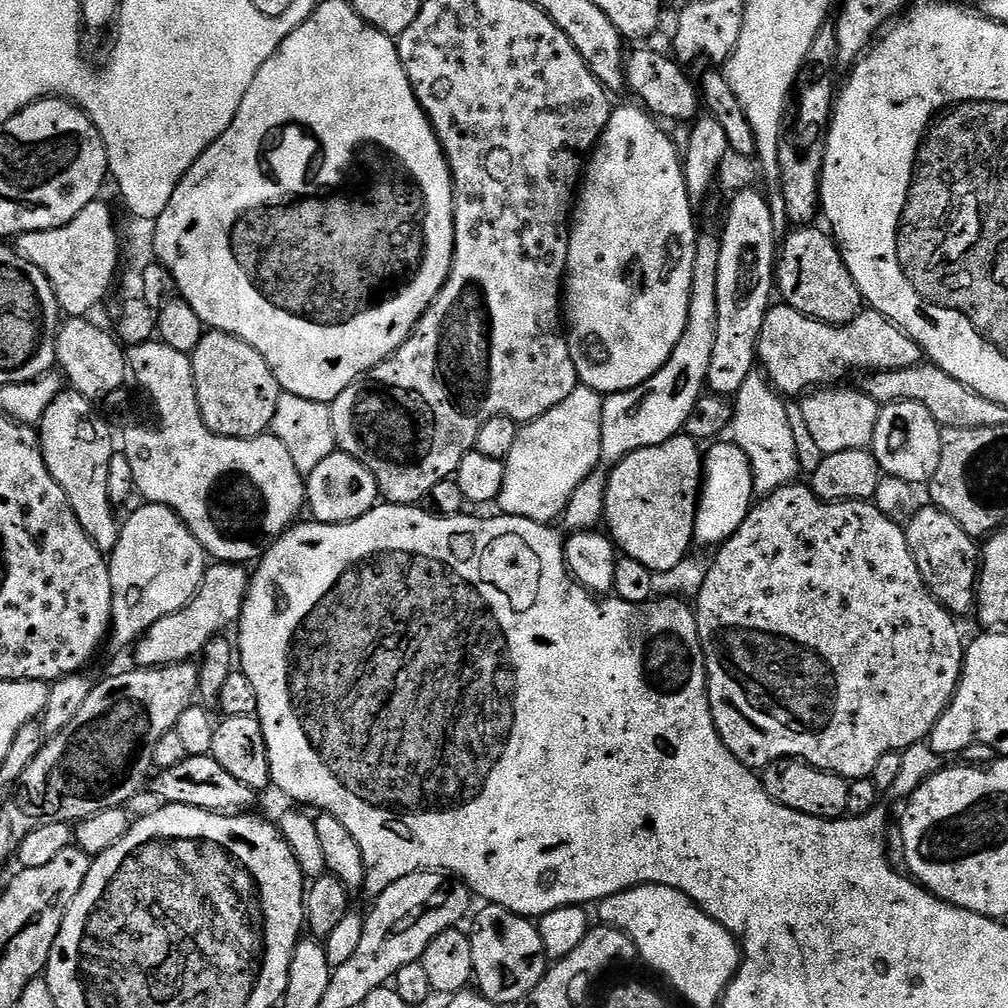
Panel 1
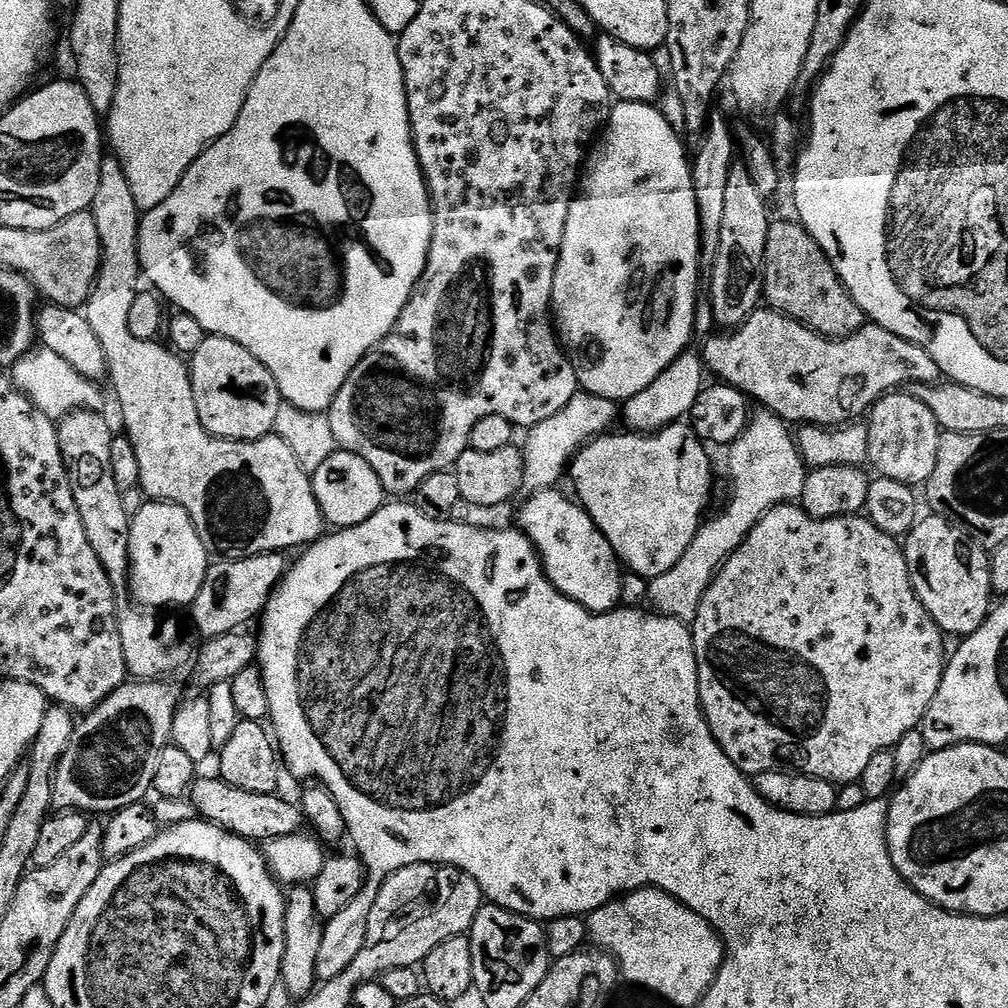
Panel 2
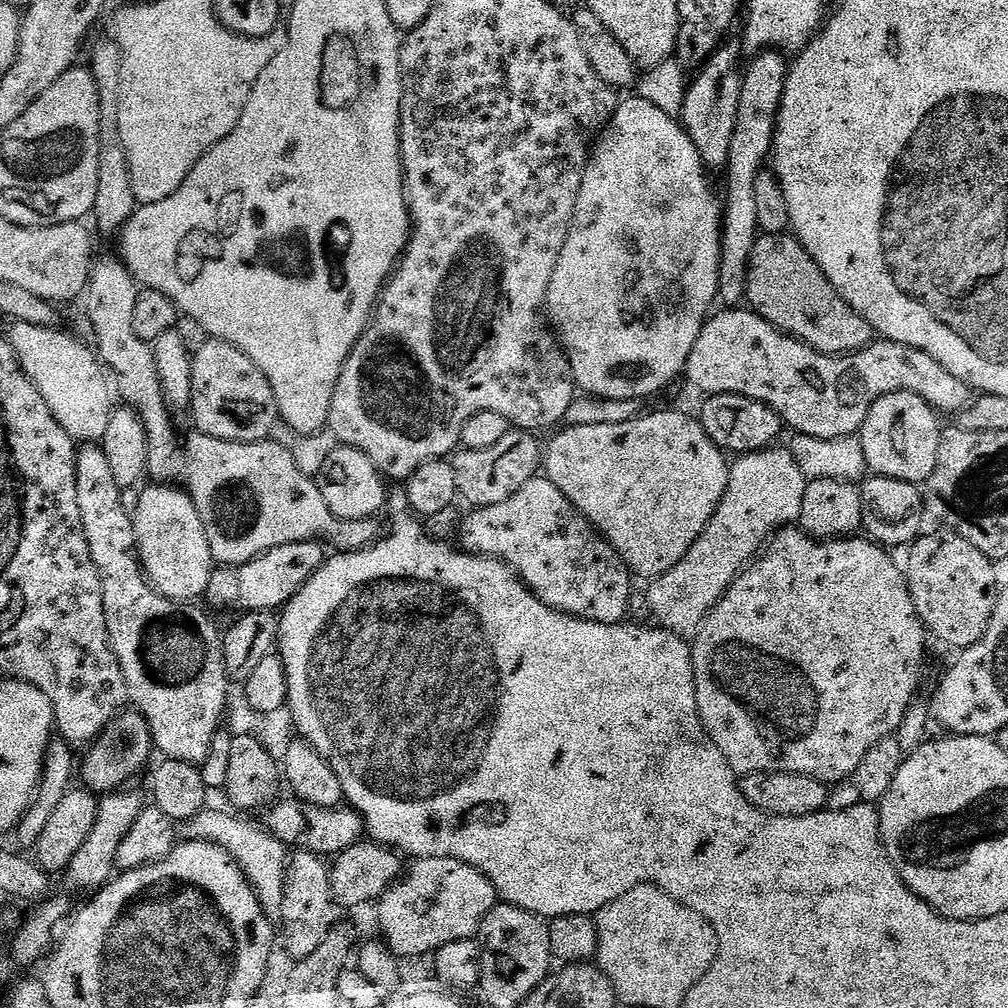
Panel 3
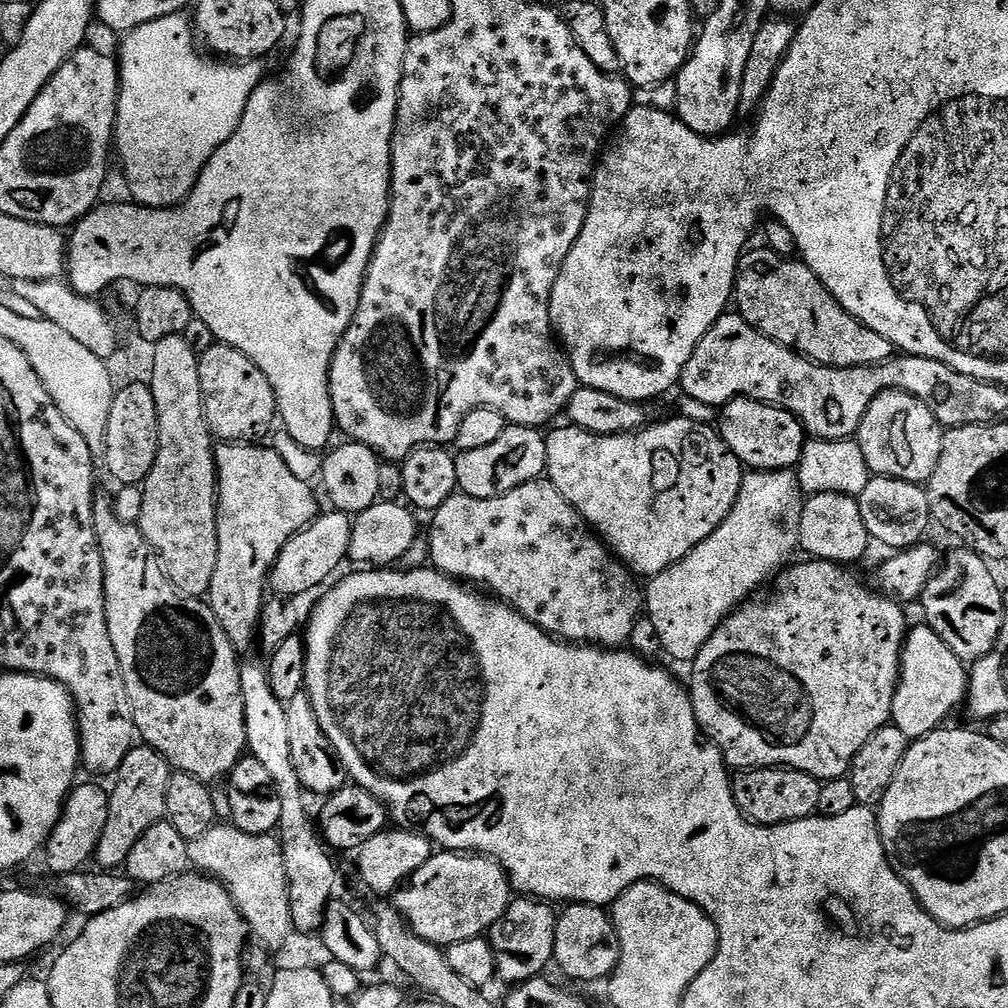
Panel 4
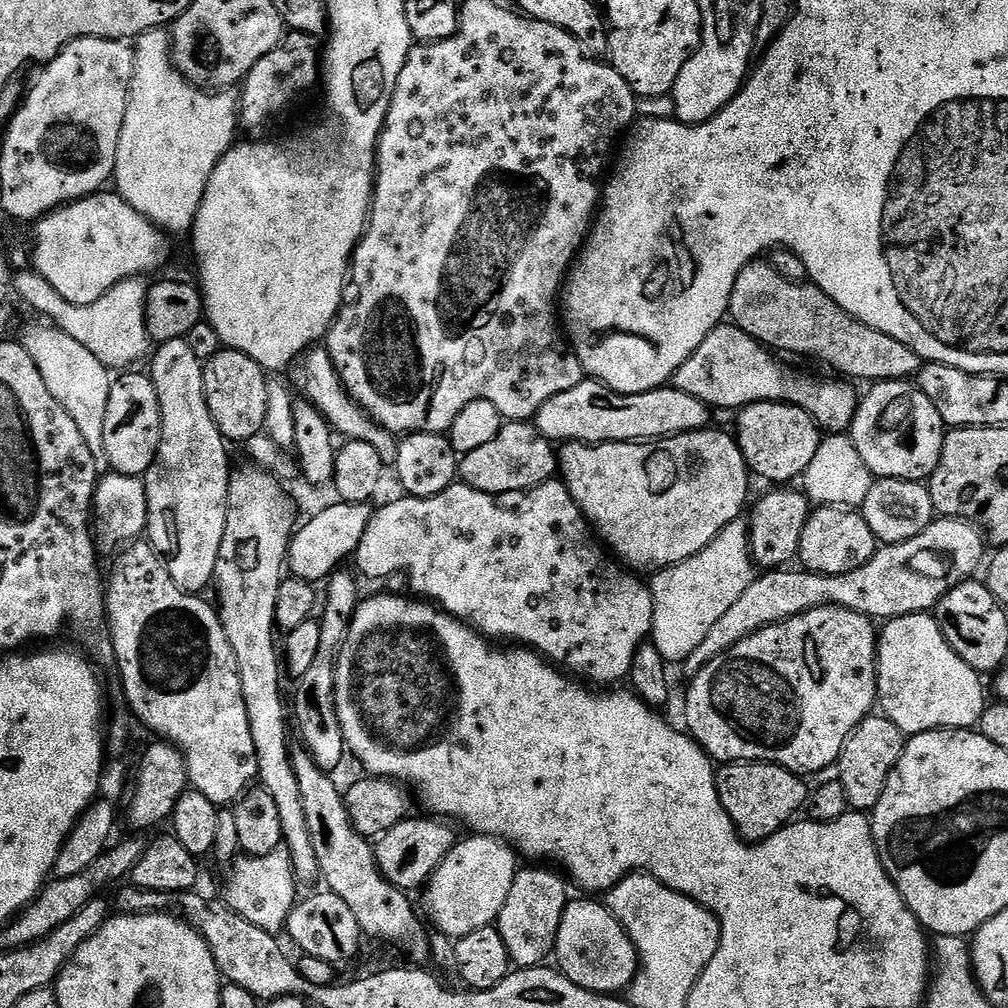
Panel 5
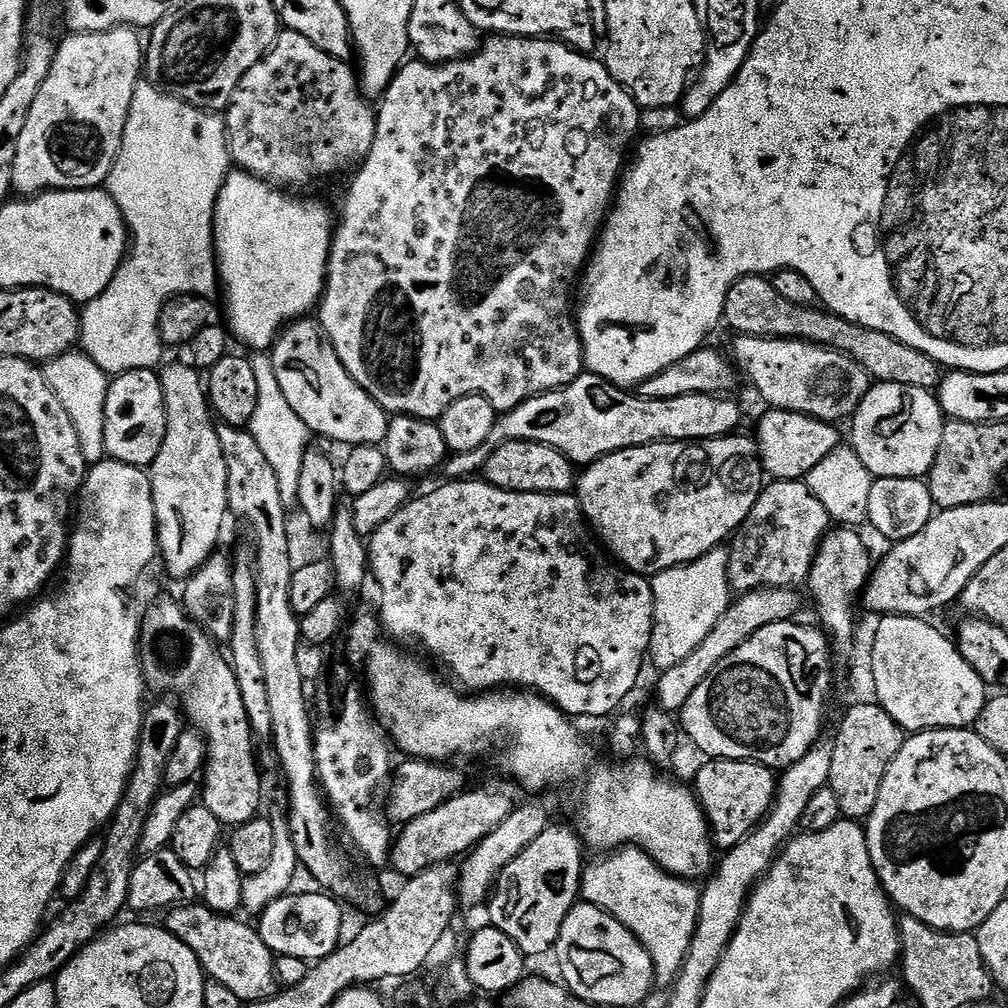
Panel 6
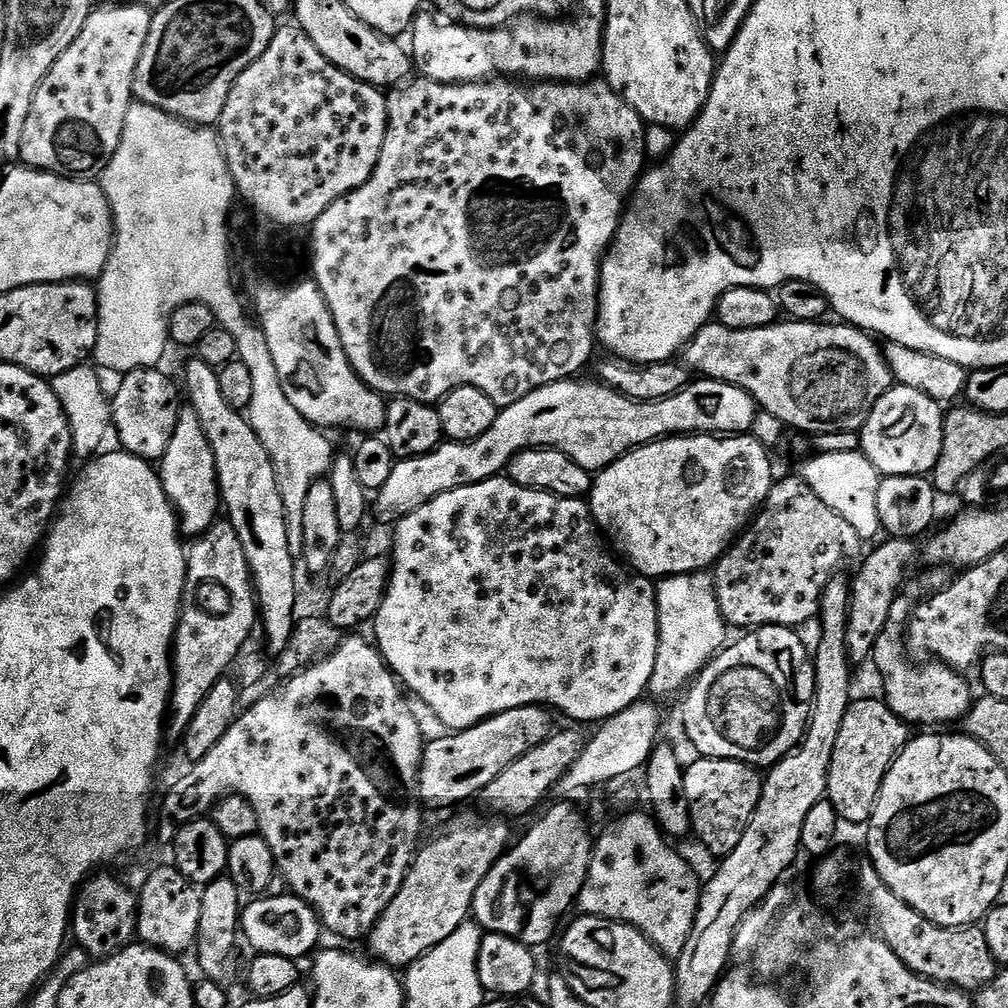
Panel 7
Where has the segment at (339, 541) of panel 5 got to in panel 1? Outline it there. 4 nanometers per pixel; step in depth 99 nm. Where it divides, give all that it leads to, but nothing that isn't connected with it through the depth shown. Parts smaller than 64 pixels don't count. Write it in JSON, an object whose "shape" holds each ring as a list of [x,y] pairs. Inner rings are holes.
{"shape":[[[213,563],[205,571],[204,581],[196,591],[196,597],[187,608],[178,610],[145,630],[136,641],[135,663],[141,668],[164,668],[168,664],[182,664],[199,657],[215,636],[227,633],[227,628],[239,621],[244,599],[248,593],[250,572],[239,564]],[[213,567],[213,568],[212,568]],[[196,656],[196,657],[192,657]]]}

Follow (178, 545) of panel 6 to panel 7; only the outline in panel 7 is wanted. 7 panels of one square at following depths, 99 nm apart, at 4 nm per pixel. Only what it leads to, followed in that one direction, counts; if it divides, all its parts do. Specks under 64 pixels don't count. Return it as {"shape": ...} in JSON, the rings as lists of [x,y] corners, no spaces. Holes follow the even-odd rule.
{"shape":[[[190,406],[181,407],[174,438],[170,438],[170,446],[166,446],[166,454],[159,461],[158,475],[164,493],[176,509],[176,518],[185,537],[199,538],[207,528],[217,523],[216,511],[221,511],[222,501],[220,483],[216,477],[214,450],[202,430],[202,422],[198,422],[198,414]]]}

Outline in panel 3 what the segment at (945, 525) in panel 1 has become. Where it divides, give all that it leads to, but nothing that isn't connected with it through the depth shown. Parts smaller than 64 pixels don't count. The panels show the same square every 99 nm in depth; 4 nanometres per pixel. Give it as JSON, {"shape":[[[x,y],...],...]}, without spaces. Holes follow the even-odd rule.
{"shape":[[[939,531],[917,536],[907,549],[908,589],[925,629],[942,643],[963,650],[978,643],[990,626],[998,595],[997,565],[958,533]]]}

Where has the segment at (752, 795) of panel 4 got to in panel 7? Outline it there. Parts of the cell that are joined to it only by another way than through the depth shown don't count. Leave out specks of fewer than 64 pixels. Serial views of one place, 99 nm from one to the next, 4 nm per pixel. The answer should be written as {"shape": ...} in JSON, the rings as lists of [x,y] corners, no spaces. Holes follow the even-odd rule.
{"shape":[[[696,758],[692,765],[684,768],[684,793],[692,819],[692,832],[700,839],[700,844],[716,858],[728,856],[738,842],[742,842],[742,834],[746,834],[746,826],[750,826],[750,818],[754,818],[754,810],[758,806],[758,798],[762,794],[764,781],[761,773],[753,765],[744,764],[741,760],[709,760]]]}

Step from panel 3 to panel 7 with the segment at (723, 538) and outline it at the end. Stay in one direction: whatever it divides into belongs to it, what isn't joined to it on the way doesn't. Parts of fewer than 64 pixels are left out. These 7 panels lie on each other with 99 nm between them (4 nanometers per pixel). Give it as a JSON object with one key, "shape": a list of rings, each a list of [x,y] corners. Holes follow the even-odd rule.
{"shape":[[[707,571],[663,577],[656,584],[656,605],[660,641],[648,692],[653,697],[672,696],[675,692],[683,693],[691,685],[709,660],[725,647],[730,632],[718,606],[716,581]]]}

